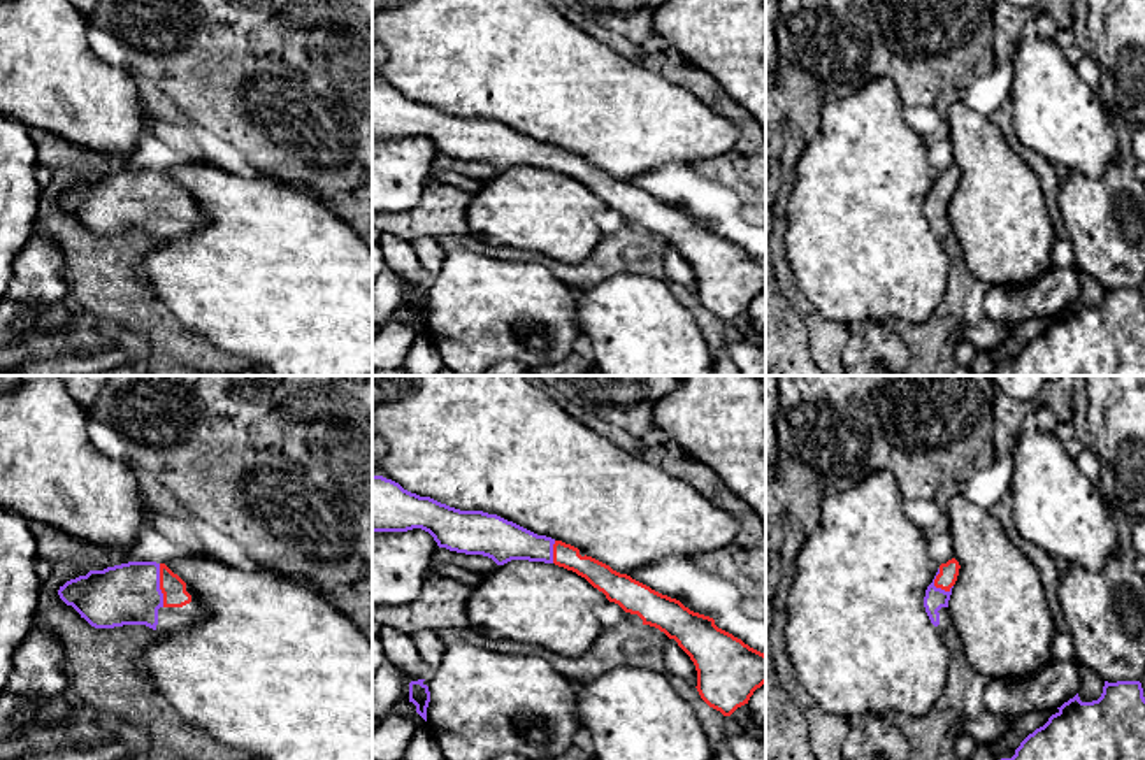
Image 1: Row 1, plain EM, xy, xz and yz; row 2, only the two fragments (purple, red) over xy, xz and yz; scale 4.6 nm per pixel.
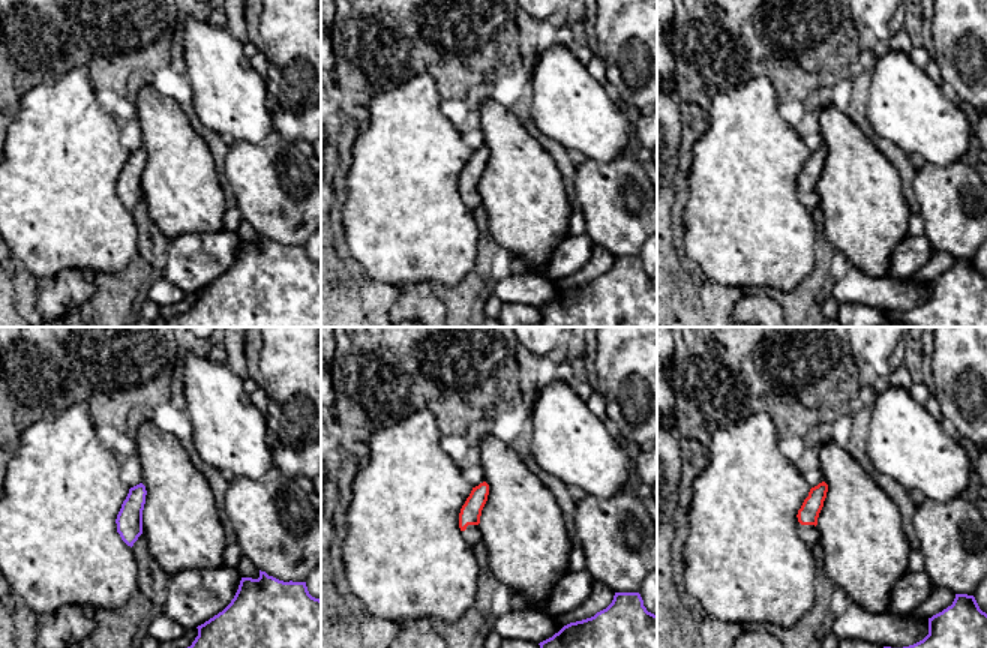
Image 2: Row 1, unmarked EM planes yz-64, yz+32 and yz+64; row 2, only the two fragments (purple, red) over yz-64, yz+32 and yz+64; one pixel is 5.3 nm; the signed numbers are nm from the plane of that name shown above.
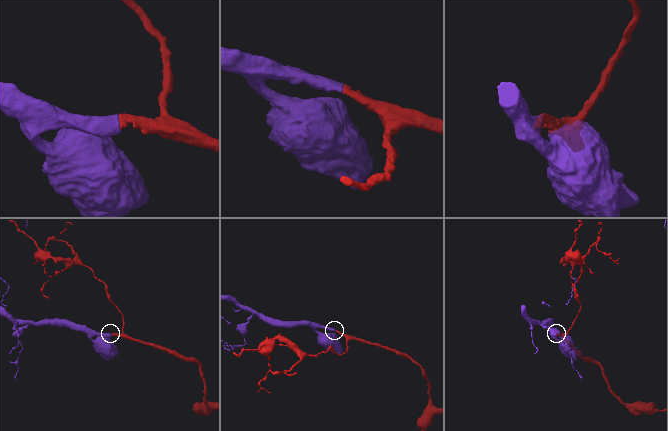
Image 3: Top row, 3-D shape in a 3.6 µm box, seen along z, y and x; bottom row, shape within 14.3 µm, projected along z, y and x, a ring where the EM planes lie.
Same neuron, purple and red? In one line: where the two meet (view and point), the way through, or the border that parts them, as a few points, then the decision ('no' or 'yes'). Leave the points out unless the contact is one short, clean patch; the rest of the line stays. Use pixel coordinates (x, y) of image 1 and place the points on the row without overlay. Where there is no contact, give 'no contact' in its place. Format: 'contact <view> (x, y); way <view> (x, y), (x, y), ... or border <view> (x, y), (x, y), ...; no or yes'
contact xy (158, 192); way xy (129, 200), (148, 192), (158, 192), (172, 193); yes

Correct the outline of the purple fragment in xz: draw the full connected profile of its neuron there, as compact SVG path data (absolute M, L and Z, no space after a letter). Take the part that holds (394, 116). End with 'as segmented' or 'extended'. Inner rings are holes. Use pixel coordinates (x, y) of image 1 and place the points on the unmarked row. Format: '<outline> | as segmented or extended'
M372 82L372 139L413 135L428 139L439 154L483 161L497 172L511 167L544 168L585 184L609 209L674 246L695 272L701 305L724 323L748 311L766 290L766 262L718 235L713 225L690 218L680 207L592 163L581 163L571 151L537 142L497 121L450 114L411 100L392 86Z | extended

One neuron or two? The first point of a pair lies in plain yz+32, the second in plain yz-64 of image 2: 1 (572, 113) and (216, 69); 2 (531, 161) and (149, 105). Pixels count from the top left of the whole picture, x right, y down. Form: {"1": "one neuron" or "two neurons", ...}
{"1": "one neuron", "2": "one neuron"}

